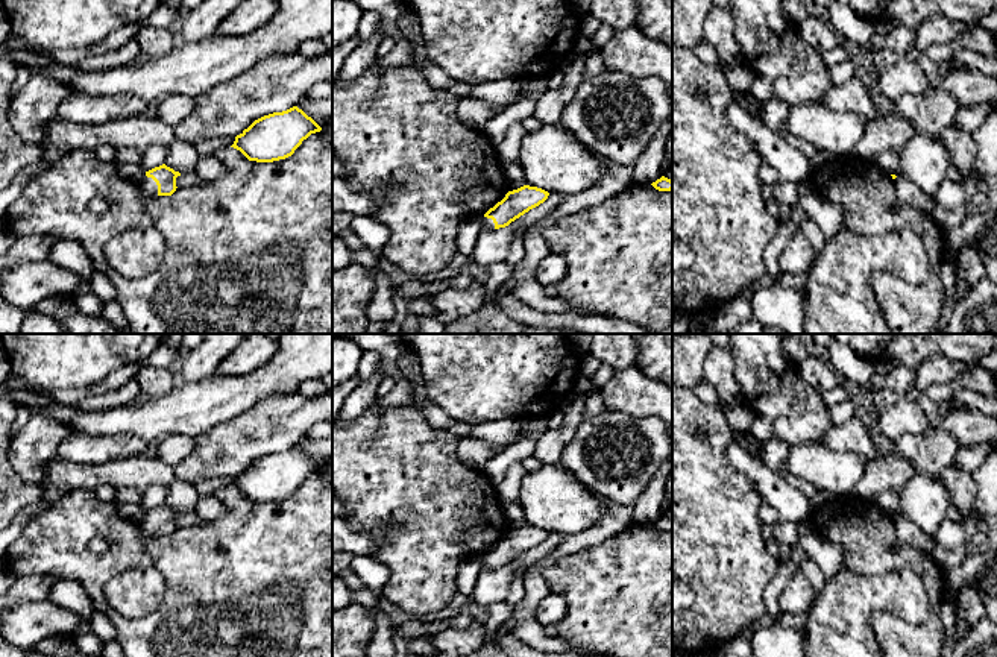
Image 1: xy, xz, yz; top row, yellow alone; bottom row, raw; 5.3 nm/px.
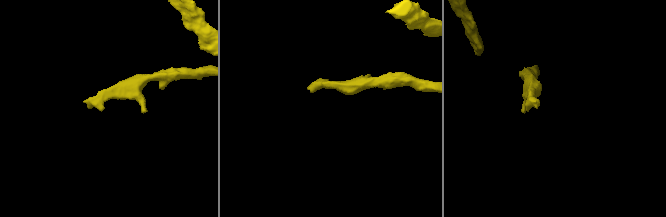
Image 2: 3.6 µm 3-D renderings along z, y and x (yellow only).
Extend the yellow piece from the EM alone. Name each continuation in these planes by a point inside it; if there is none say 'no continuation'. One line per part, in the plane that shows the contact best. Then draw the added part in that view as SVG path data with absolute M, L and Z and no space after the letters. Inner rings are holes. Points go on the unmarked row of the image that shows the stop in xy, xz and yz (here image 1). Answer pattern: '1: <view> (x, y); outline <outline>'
1: xy (147, 524); outline M144 516L140 525L146 536L158 536L158 525L152 517Z

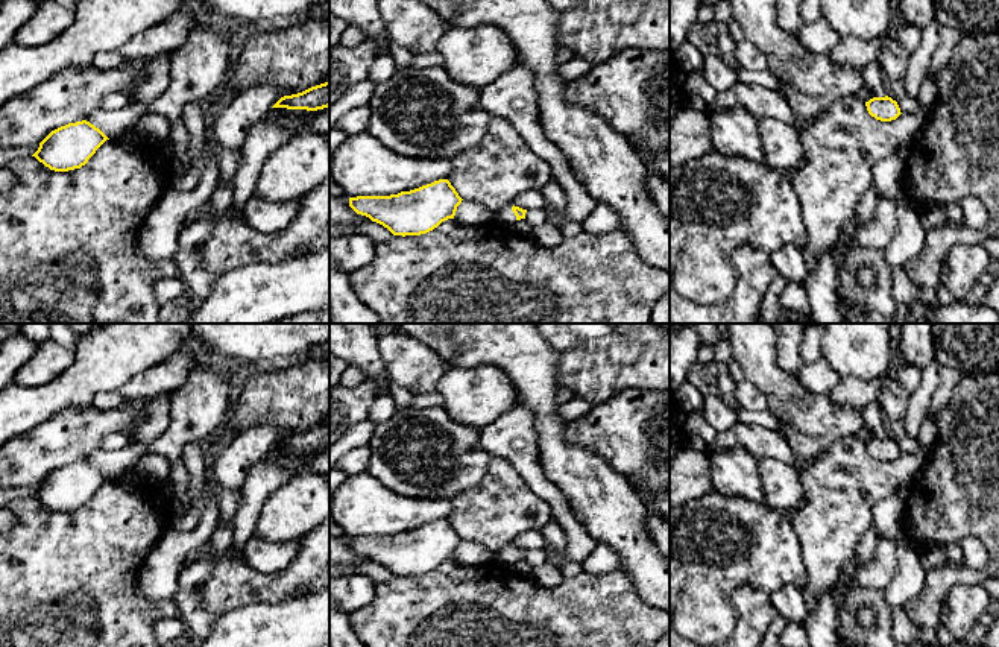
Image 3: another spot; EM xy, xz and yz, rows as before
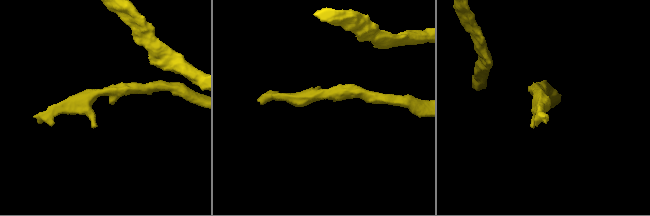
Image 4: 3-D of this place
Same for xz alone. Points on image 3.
1: xz (506, 556); outline M512 544L506 545L504 548L501 548L496 554L496 562L504 565L504 567L512 567L516 562L516 556L512 551Z

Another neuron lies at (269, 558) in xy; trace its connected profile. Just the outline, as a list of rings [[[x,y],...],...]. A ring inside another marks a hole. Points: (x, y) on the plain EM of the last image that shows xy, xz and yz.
[[[255,533],[246,542],[243,556],[254,570],[263,574],[276,574],[295,560],[299,550],[298,539],[270,542]]]

